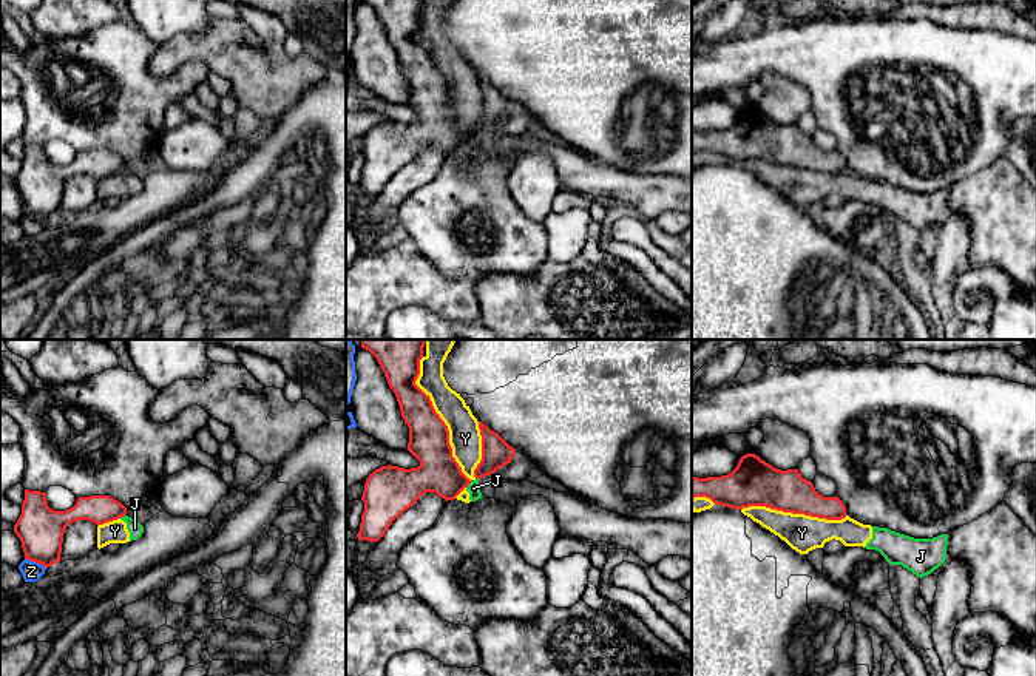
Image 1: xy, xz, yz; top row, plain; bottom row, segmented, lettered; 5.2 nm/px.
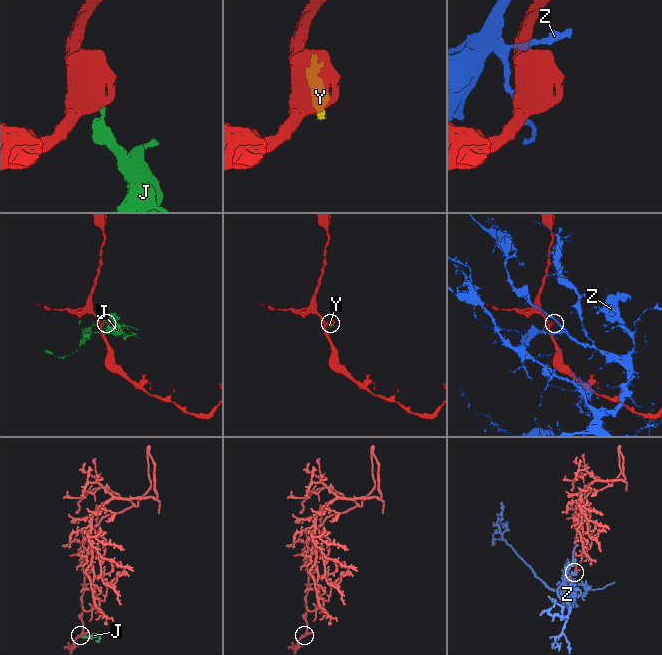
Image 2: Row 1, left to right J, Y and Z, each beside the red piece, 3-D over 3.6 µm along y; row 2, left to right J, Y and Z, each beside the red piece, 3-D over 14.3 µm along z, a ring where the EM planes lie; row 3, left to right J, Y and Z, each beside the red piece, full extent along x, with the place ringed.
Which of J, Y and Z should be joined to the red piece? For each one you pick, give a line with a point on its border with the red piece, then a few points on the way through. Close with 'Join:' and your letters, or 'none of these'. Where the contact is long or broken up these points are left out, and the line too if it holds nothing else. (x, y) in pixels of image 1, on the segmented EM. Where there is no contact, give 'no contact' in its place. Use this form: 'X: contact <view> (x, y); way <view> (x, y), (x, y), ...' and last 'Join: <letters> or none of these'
Join: none of these

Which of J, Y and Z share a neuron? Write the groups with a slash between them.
J Y / Z

